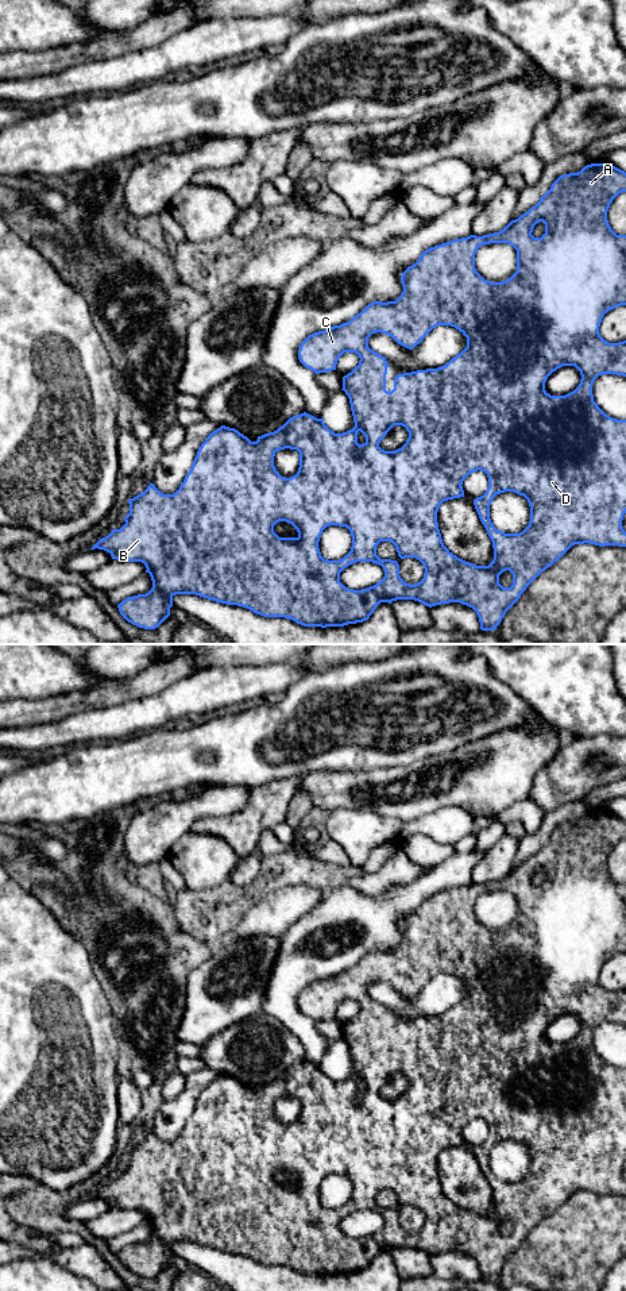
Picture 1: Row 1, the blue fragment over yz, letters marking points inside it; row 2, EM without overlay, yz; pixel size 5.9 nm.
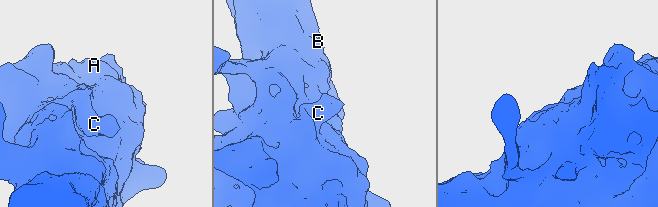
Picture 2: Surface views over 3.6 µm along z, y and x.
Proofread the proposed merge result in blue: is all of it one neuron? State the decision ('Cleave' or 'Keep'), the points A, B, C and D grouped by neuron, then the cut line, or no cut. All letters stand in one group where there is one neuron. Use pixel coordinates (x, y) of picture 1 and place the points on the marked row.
Keep. Groups: A B C D. No split

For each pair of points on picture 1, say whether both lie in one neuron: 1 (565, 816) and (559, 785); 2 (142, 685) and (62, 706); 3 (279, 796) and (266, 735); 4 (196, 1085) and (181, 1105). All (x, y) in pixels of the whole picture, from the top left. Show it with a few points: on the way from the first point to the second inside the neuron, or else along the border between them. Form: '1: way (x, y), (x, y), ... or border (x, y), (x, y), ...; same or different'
1: border (580, 798), (564, 802), (547, 813); different
2: way (122, 690), (82, 701); same
3: border (300, 775), (251, 787); different
4: way (193, 1090), (186, 1099); same

